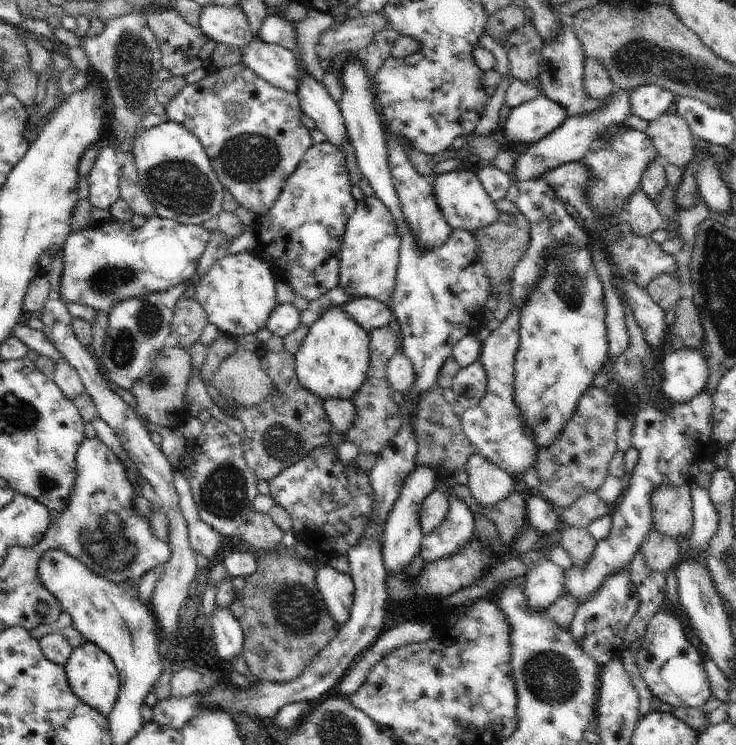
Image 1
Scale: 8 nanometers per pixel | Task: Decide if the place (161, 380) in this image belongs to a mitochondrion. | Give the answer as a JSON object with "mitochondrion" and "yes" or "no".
{"mitochondrion":"yes"}

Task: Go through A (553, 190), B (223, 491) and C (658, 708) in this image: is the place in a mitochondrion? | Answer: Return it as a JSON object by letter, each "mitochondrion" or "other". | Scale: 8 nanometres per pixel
{"A":"other","B":"mitochondrion","C":"other"}

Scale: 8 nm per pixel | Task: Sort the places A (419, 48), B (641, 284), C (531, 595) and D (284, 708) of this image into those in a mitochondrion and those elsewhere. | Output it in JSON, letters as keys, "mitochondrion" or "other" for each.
{"A":"other","B":"other","C":"other","D":"other"}

